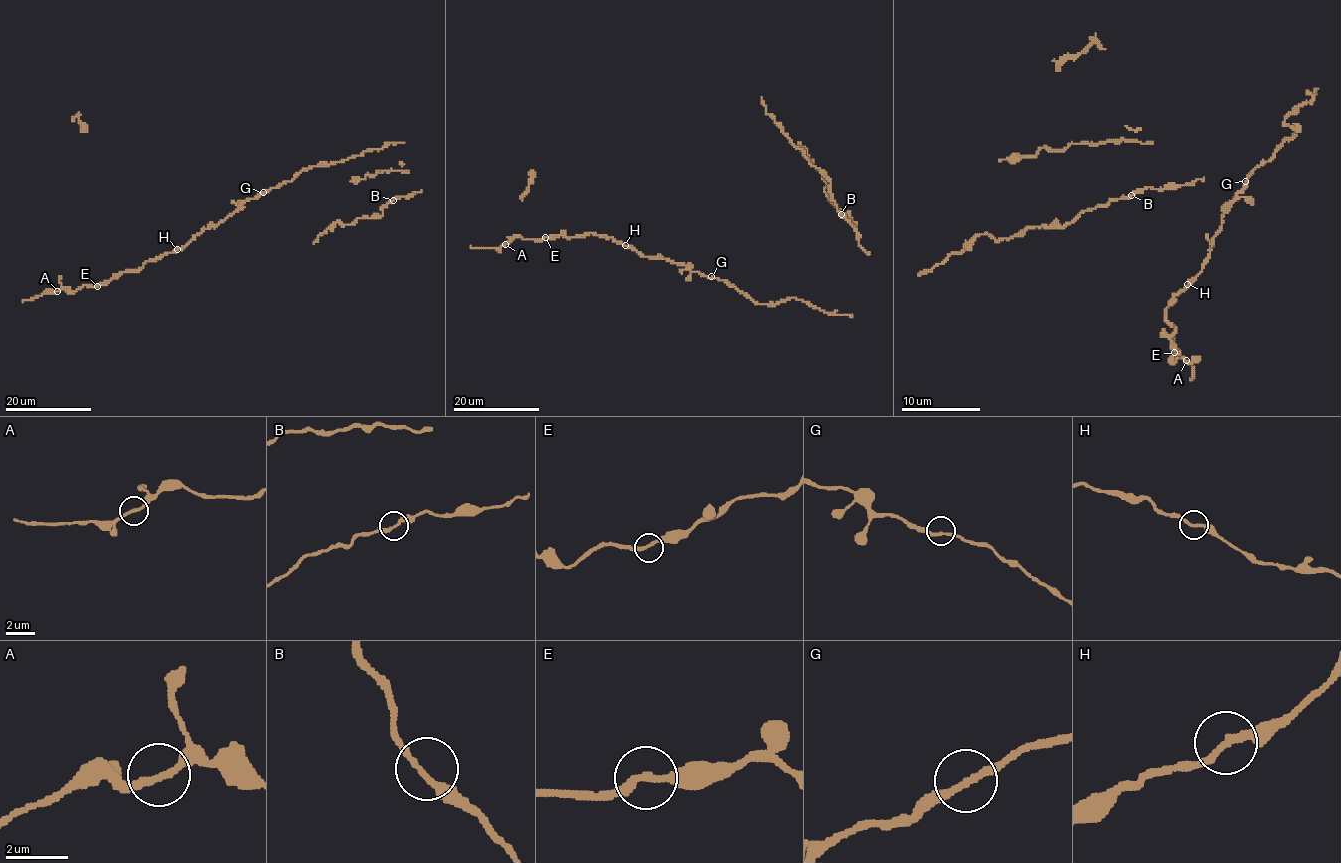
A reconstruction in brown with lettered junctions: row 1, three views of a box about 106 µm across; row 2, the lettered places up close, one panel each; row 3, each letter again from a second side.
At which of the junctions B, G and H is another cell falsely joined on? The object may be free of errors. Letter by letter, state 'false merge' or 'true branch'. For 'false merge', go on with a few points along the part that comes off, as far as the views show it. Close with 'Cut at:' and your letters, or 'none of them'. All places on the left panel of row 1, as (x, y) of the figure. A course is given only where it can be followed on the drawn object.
B: true branch
G: true branch
H: true branch
Cut at: none of them

